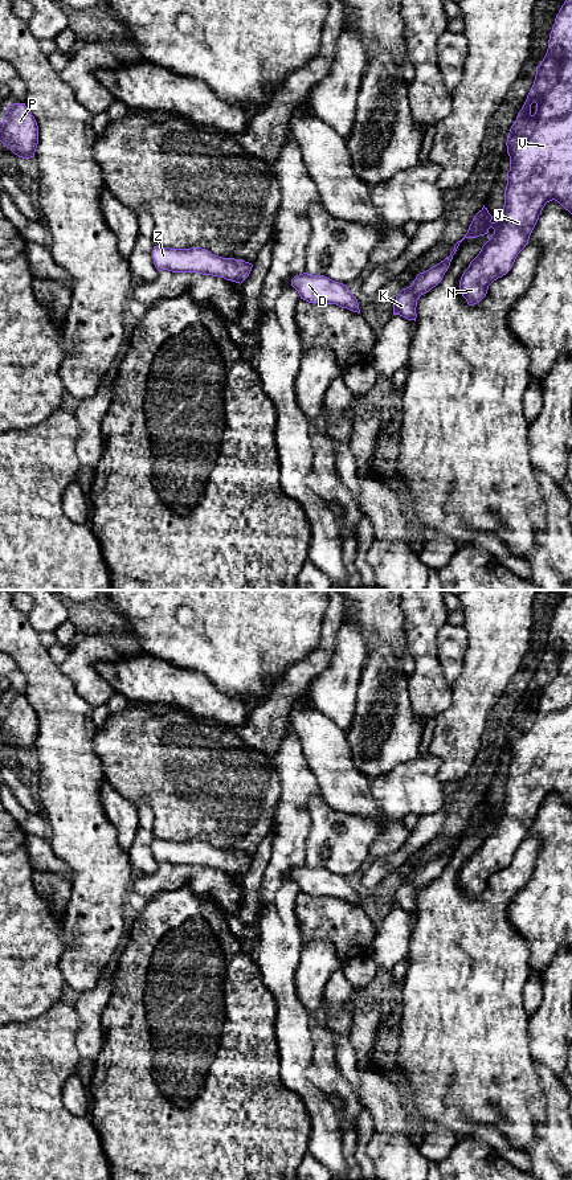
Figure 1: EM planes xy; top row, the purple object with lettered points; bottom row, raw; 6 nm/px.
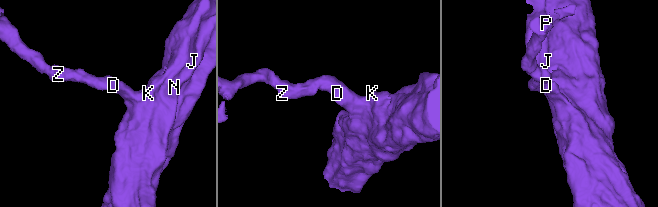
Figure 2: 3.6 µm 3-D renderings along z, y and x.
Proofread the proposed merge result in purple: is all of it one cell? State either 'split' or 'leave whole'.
leave whole

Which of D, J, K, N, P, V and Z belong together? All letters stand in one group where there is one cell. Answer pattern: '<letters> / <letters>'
D J K N P V Z

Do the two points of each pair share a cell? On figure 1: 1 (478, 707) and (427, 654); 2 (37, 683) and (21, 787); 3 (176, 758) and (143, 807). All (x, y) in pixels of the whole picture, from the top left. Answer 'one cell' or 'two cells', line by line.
1: two cells
2: two cells
3: two cells

